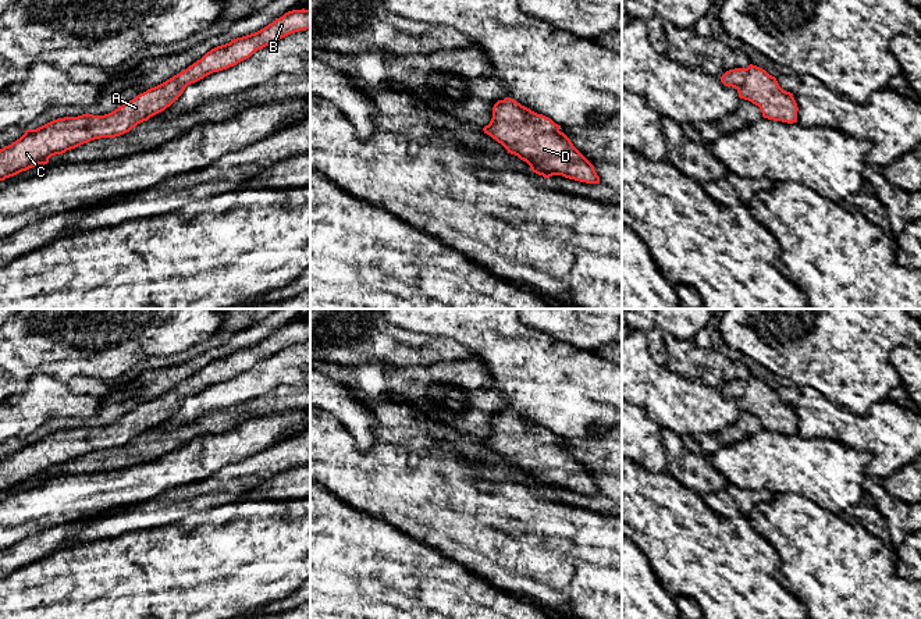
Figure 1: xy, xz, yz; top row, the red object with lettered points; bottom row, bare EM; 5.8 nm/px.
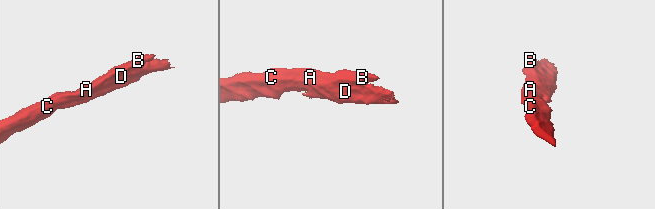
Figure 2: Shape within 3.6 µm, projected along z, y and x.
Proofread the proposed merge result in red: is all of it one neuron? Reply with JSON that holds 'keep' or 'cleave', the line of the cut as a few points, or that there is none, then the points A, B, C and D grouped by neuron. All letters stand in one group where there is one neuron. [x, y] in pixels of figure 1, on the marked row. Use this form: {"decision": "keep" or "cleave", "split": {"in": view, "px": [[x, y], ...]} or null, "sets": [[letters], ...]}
{"decision": "keep", "split": null, "sets": [["A", "B", "C", "D"]]}

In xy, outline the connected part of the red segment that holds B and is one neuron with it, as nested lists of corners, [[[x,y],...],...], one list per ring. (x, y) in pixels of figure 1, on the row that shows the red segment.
[[[292,10],[263,29],[217,46],[166,82],[147,89],[104,115],[82,114],[53,120],[0,149],[0,181],[100,138],[115,138],[170,107],[191,83],[249,58],[280,39],[310,28],[310,10]]]

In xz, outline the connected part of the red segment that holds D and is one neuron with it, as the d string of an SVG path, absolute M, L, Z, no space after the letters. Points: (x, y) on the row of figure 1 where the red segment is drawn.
M505 97L494 104L492 118L483 131L544 178L562 175L586 184L600 184L594 166L559 127L551 118Z

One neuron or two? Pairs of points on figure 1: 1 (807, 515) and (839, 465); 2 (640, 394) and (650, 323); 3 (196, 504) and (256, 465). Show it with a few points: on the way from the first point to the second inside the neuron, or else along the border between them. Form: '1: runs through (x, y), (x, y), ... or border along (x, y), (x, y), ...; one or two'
1: border along (783, 493), (802, 494), (838, 515); two
2: border along (636, 330), (646, 338), (651, 358), (665, 365); two
3: runs through (212, 500), (234, 490), (245, 480); one

